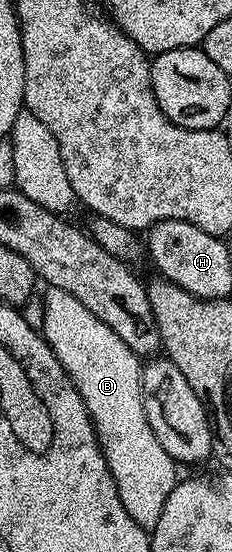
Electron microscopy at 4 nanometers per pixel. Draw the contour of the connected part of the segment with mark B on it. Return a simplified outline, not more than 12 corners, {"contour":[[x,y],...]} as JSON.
{"contour":[[64,289],[41,334],[92,417],[122,505],[151,529],[178,482],[141,358]]}

